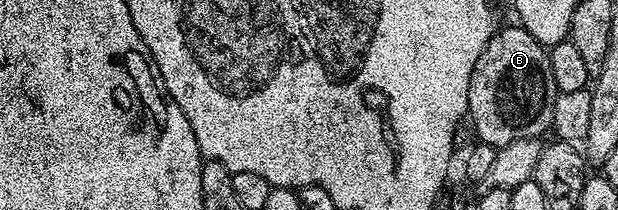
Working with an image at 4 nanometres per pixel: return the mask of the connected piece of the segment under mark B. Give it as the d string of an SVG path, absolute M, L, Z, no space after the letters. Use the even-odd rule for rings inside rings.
M519 24L496 29L489 40L485 52L477 60L473 68L473 76L469 80L469 100L467 112L469 122L475 125L475 138L480 142L496 148L505 144L513 144L513 140L526 138L542 139L543 133L551 130L554 100L557 95L553 68L548 47L543 46Z

